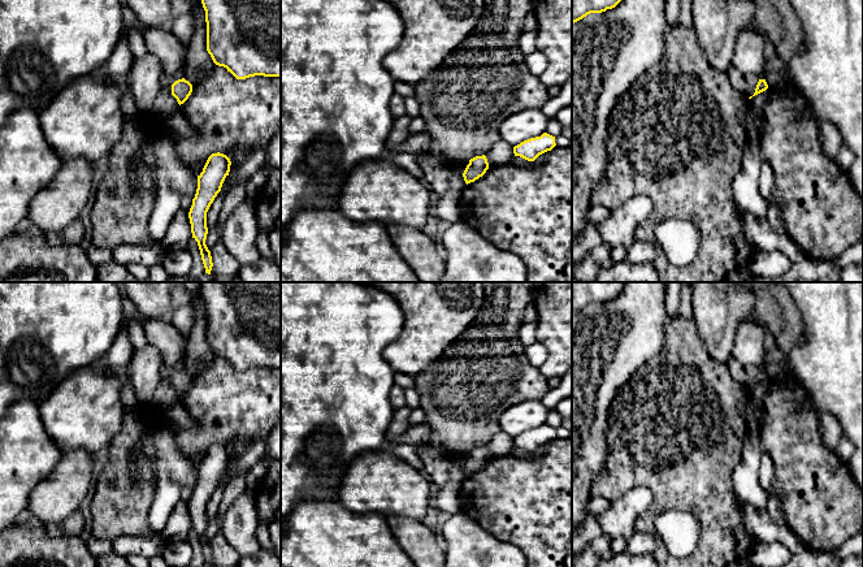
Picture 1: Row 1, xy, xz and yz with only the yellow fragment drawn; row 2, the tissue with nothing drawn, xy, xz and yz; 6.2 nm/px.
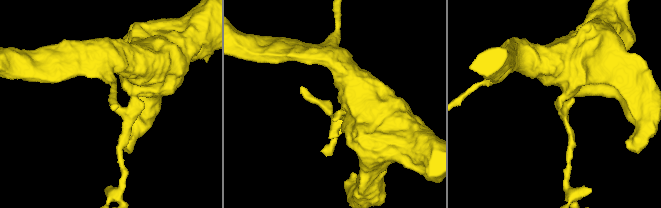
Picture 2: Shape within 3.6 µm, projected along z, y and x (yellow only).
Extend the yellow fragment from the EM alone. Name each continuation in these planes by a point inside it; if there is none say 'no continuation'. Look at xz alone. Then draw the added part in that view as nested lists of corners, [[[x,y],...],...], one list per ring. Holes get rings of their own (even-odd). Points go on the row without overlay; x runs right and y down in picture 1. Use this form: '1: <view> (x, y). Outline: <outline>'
no continuation

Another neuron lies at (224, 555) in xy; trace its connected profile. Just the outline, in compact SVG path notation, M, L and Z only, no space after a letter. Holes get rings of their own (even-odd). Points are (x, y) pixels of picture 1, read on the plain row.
M221 533L211 540L211 547L213 554L212 562L209 566L204 563L201 567L235 567L239 564L239 554Z

